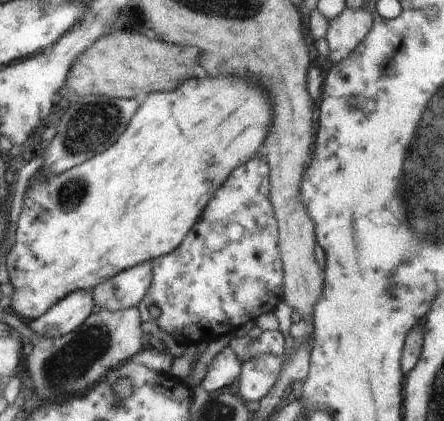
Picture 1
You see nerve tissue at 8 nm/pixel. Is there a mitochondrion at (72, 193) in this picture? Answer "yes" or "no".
yes

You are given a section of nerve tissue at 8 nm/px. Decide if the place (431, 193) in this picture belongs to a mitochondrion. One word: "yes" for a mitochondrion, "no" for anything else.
yes

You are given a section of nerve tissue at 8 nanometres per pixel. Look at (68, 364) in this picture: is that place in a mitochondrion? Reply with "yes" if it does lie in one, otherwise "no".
yes

